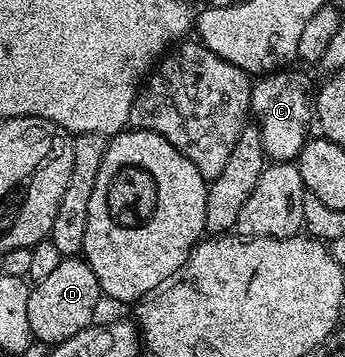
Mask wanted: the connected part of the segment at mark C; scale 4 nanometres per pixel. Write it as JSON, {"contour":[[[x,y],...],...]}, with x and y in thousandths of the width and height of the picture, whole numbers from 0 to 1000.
{"contour":[[[800,196],[754,210],[728,238],[728,311],[736,356],[757,375],[762,434],[786,454],[843,454],[896,389],[890,345],[907,336],[907,235],[878,202]]]}

